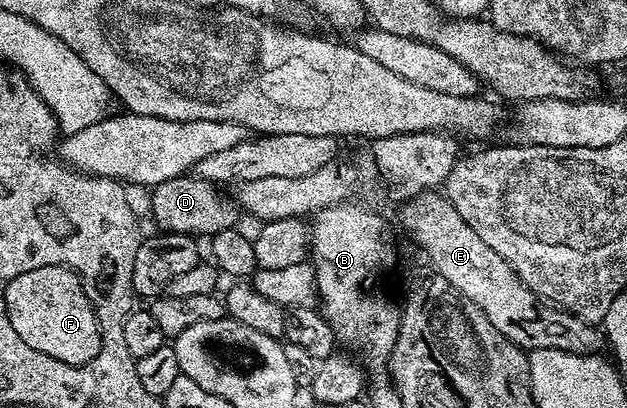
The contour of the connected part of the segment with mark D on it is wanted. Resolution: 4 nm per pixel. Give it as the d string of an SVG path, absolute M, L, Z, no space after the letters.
M183 176L164 180L149 191L150 214L159 231L168 234L188 234L209 236L216 232L234 229L234 221L240 213L233 197L221 198L219 187L213 182L205 182L197 176Z

